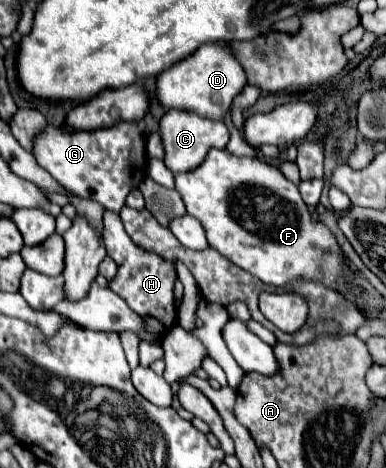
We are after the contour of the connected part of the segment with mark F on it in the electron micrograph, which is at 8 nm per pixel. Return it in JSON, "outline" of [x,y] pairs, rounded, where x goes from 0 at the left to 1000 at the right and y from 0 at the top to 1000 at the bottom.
{"outline":[[[547,318],[526,348],[484,370],[453,370],[453,404],[469,412],[484,455],[500,459],[531,489],[541,524],[552,524],[573,545],[619,566],[624,575],[655,583],[687,605],[733,613],[764,592],[816,596],[863,622],[883,622],[909,588],[878,558],[889,549],[863,498],[837,476],[806,476],[795,438],[785,434],[764,391],[733,378],[733,370],[661,335],[614,335],[588,318]]]}

